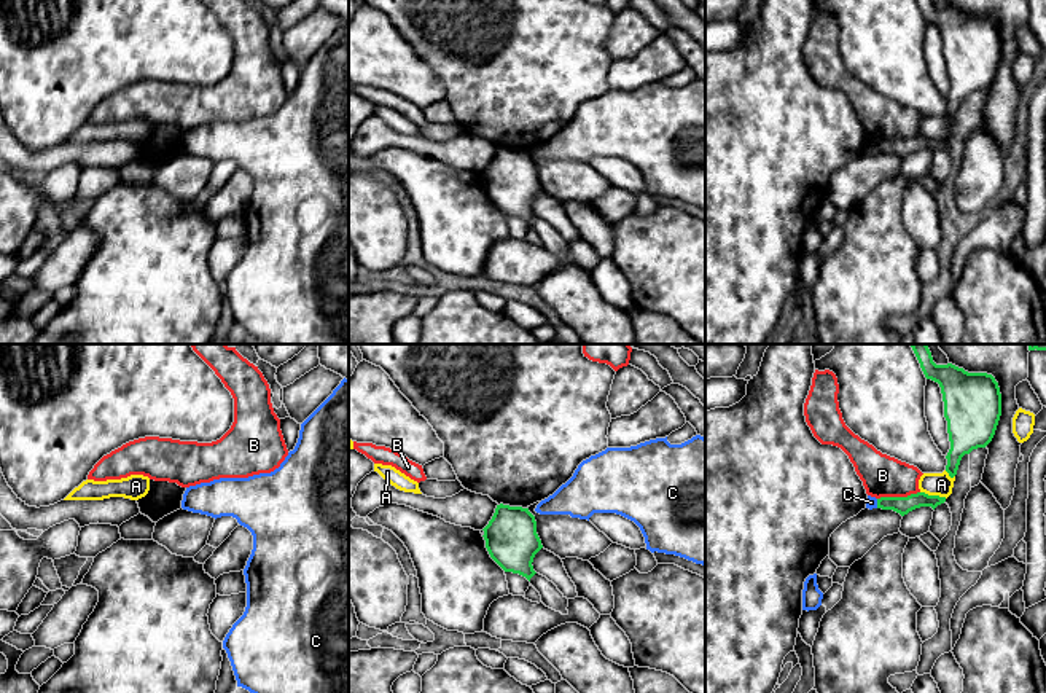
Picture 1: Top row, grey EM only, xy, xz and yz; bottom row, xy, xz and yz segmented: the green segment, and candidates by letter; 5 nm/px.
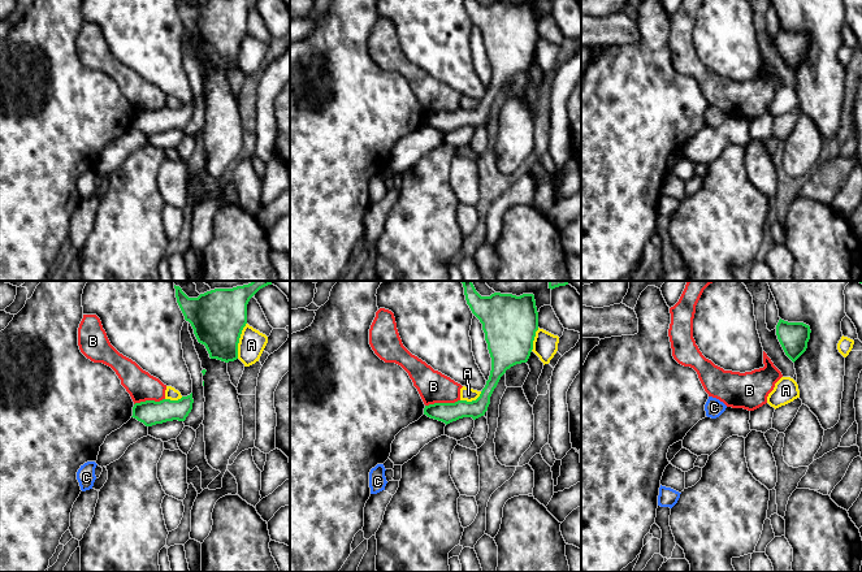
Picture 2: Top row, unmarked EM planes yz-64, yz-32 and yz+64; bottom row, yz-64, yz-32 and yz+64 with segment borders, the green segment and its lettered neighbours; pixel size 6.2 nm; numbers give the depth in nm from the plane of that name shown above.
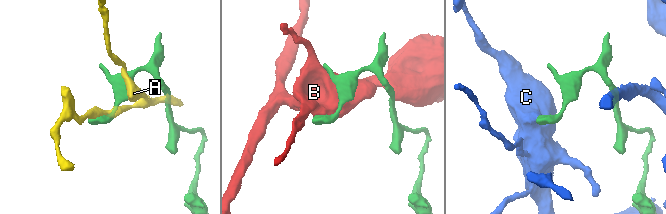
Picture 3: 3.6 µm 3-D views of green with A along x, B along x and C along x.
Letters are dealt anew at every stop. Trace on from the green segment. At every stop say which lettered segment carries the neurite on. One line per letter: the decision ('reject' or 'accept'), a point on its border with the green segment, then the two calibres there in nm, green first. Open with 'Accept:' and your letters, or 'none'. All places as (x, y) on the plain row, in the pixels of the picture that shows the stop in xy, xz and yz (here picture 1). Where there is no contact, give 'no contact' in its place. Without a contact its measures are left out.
Accept: none
A: reject; contact yz (933, 139); calibres 90 and 120 nm
B: reject; contact yz (898, 140); calibres 90 and 200 nm
C: reject; contact yz (878, 147); calibres 90 and 60 nm

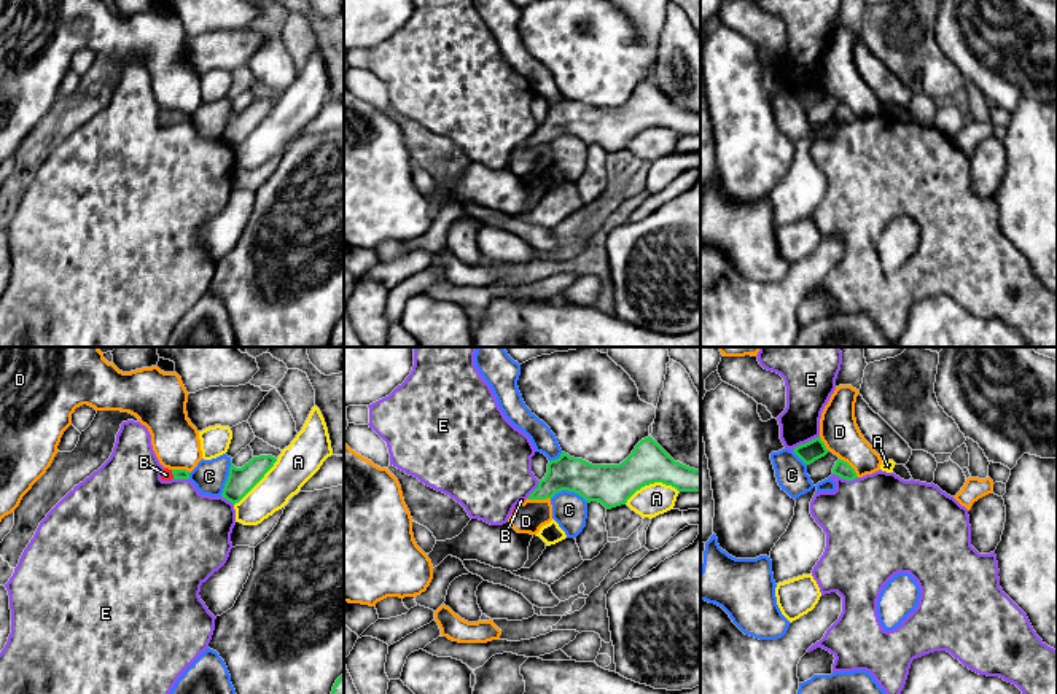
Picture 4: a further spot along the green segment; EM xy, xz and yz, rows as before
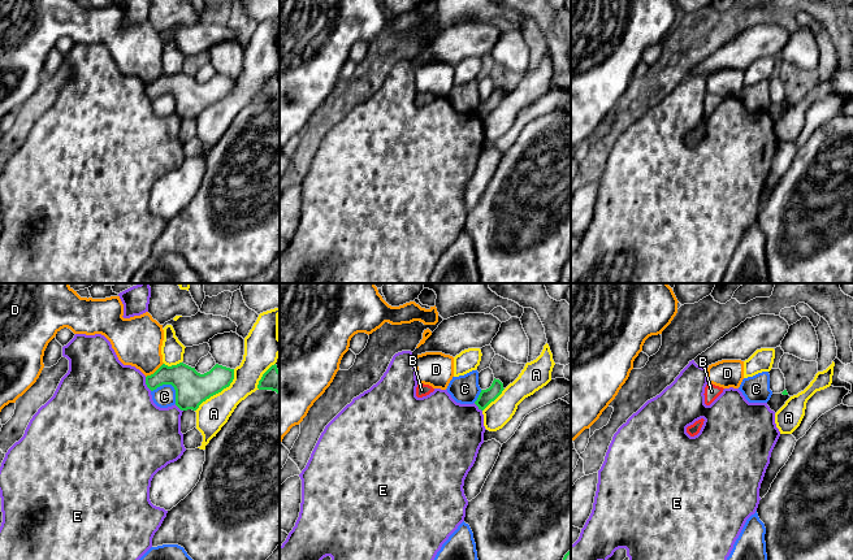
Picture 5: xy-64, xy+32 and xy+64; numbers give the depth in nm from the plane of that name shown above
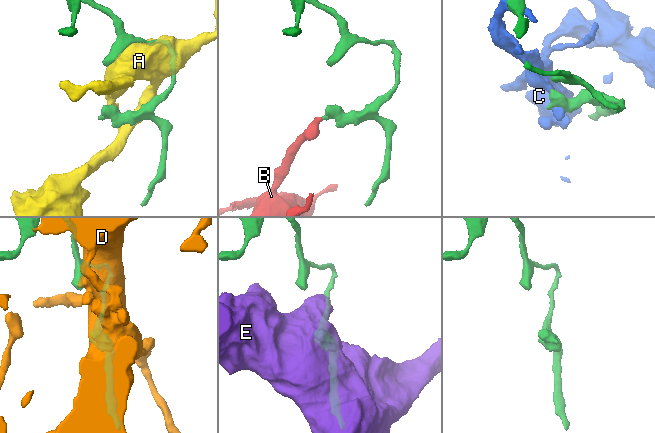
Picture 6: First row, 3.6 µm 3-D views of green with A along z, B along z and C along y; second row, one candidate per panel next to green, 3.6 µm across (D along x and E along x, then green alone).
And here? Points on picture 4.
Accept: B
A: reject; contact xz (651, 126); calibres 200 and 160 nm
B: accept; contact xy (172, 116); calibres 50 and 60 nm
C: reject; contact xz (570, 134); calibres 200 and 180 nm
D: reject; contact xz (538, 142); calibres 180 and 160 nm
E: reject; contact yz (806, 86); calibres 100 and 220 nm

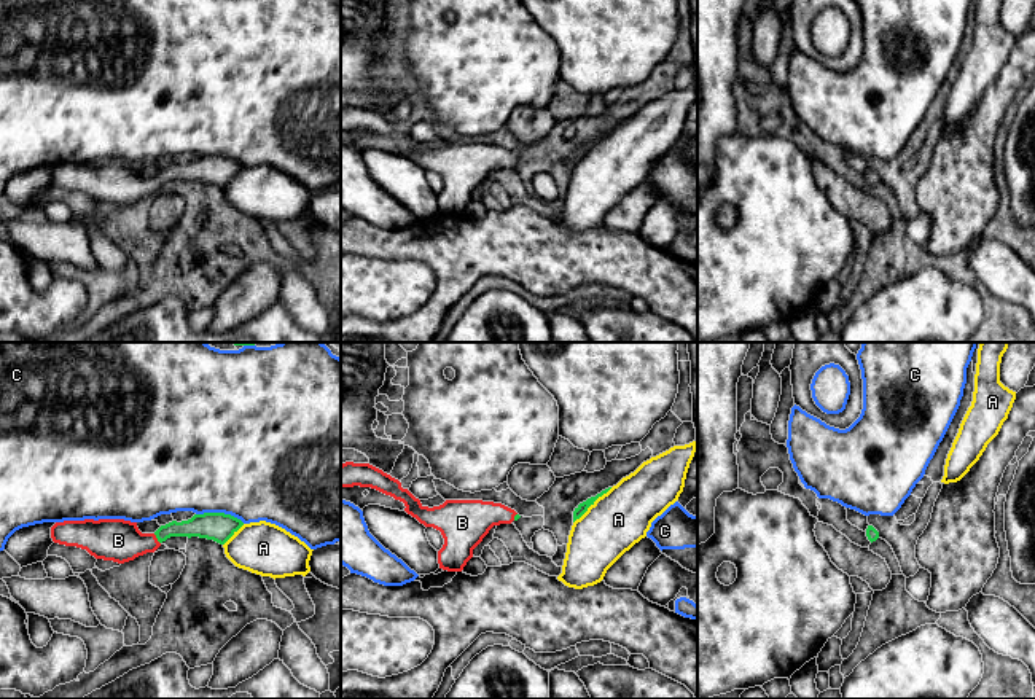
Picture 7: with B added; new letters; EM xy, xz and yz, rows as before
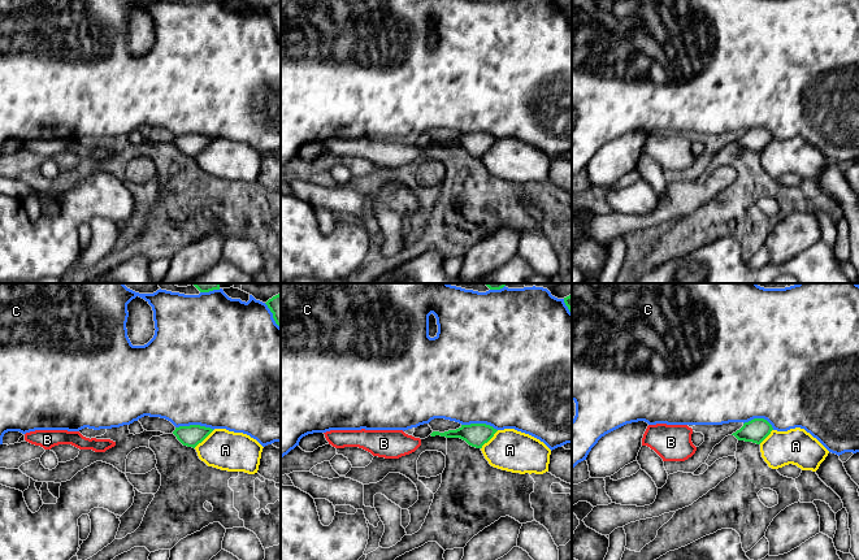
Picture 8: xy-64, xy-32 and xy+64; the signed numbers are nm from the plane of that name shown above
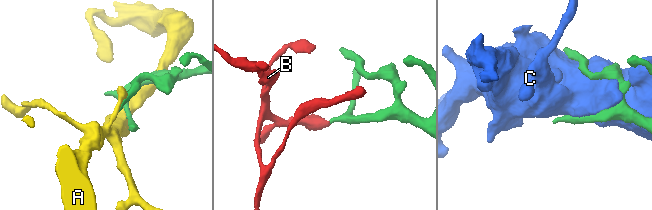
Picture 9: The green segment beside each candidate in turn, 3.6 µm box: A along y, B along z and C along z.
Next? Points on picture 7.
Accept: B
A: reject; contact xz (593, 147); calibres 50 and 300 nm
B: accept; contact xy (156, 180); calibres 130 and 220 nm
C: reject; contact xy (220, 156); calibres 150 and 500 nm

